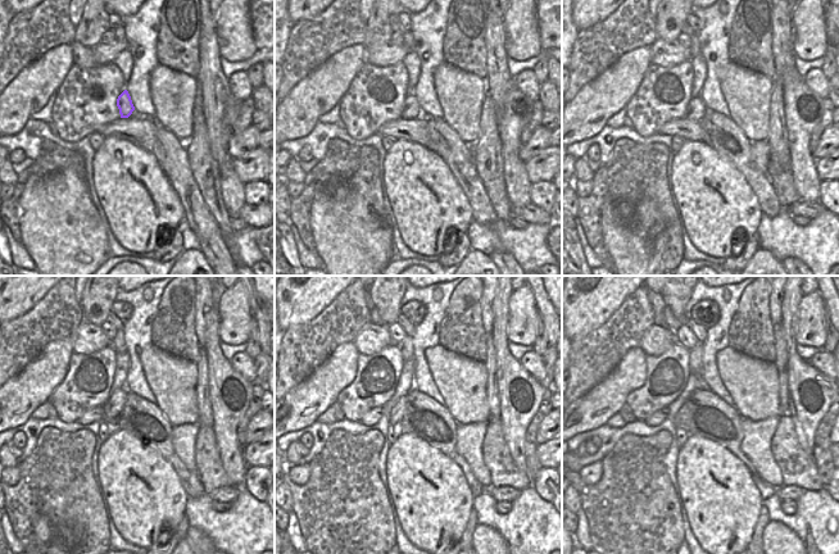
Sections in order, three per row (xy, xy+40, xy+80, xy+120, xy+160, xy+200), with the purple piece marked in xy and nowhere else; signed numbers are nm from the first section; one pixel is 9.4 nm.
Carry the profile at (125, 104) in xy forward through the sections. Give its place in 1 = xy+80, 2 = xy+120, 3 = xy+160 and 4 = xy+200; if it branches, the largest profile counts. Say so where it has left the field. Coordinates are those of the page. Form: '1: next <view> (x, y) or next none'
1: next xy+80 (695, 110)
2: next xy+120 (113, 407)
3: next xy+160 (398, 411)
4: next xy+200 (681, 419)

